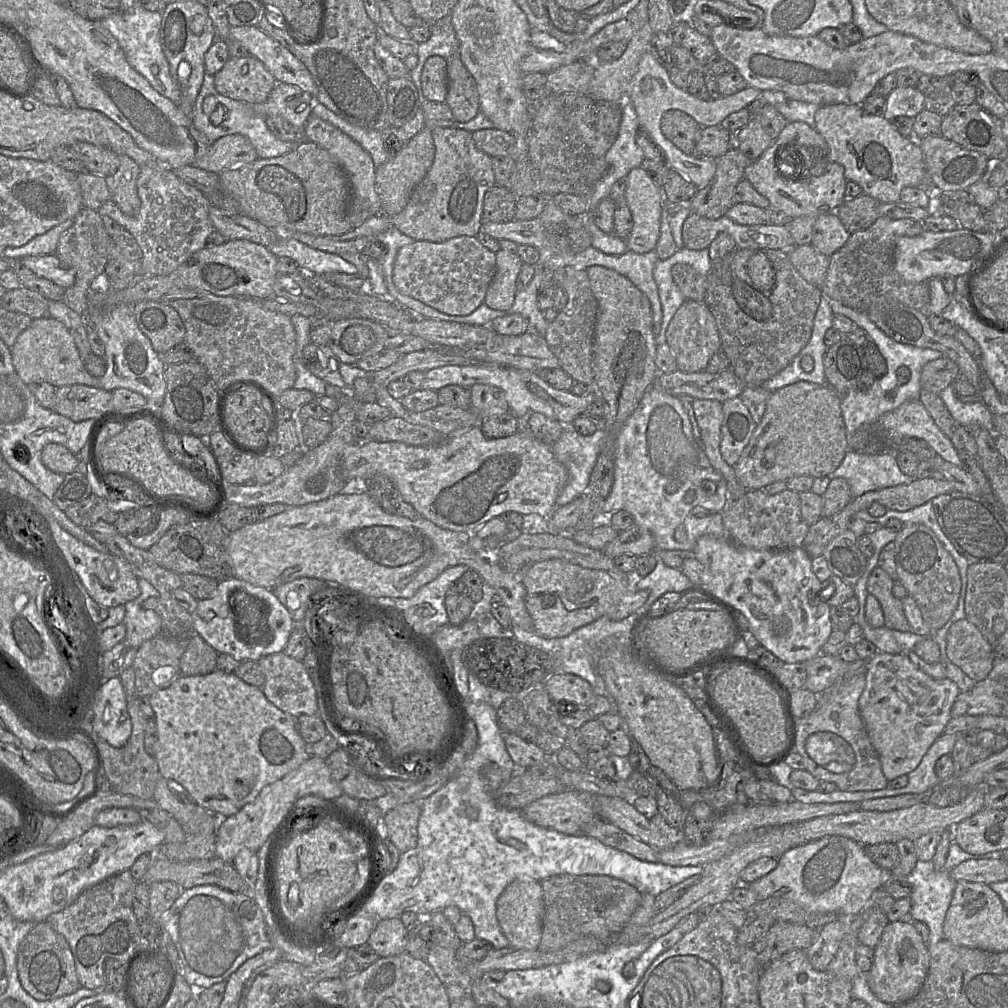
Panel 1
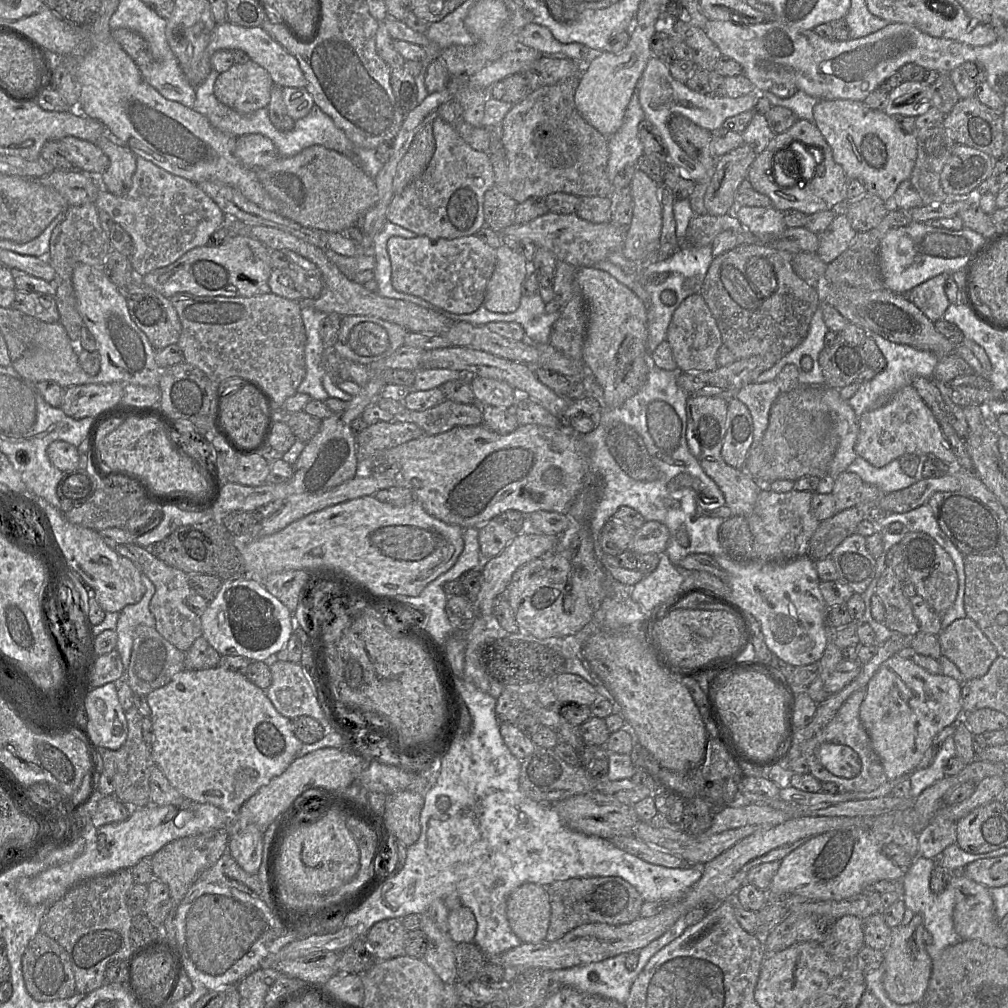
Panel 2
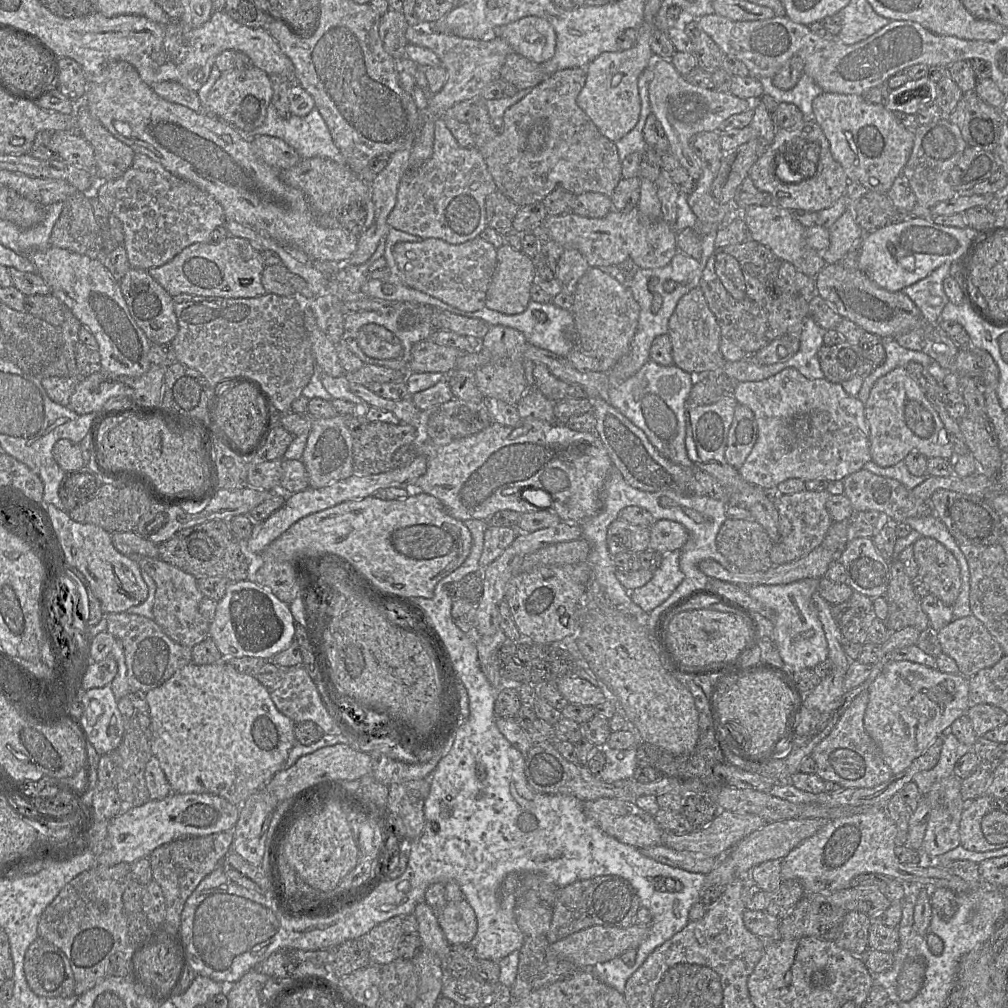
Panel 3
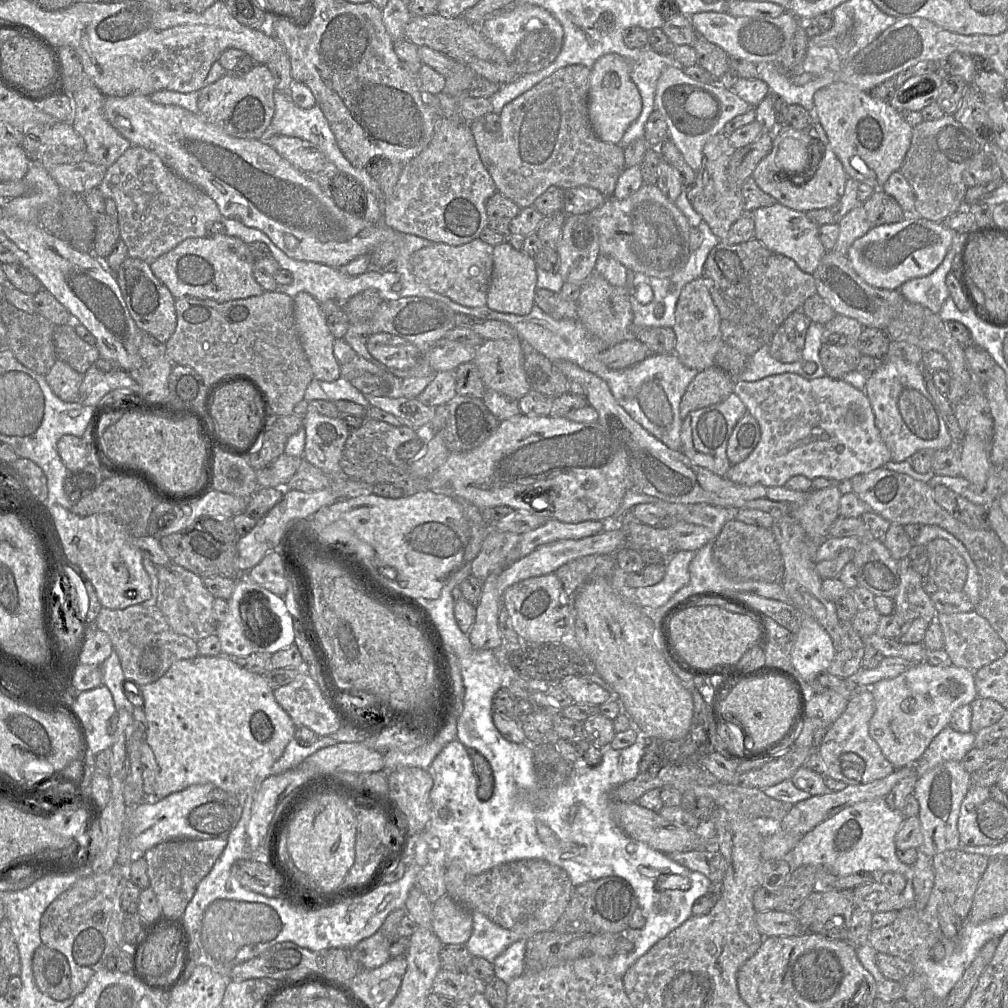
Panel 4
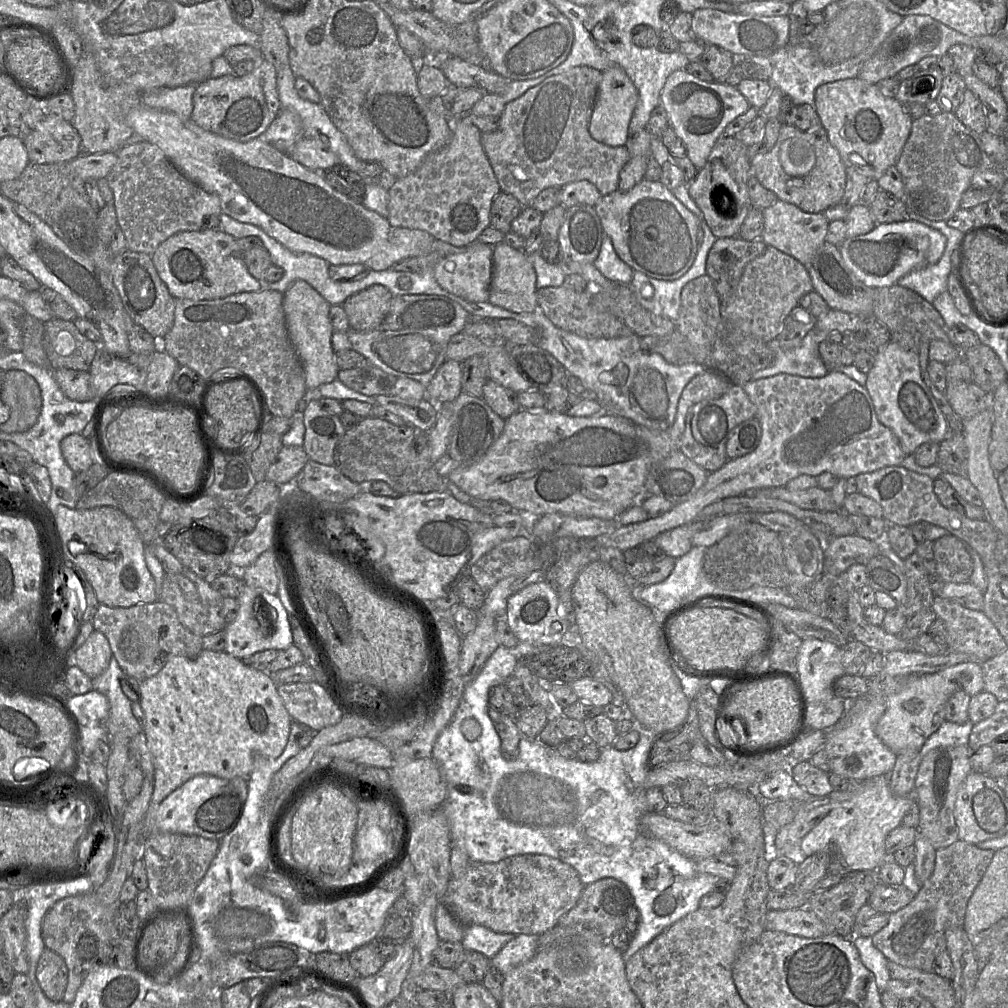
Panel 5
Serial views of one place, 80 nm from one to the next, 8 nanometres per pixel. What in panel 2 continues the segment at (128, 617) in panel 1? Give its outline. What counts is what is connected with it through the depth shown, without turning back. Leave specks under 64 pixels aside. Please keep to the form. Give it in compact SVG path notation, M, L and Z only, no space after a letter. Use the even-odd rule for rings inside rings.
M141 573L141 580L145 586L145 593L142 599L136 604L125 606L119 612L116 625L117 644L115 649L118 651L123 664L123 675L118 679L120 681L127 681L129 661L133 646L133 632L135 628L139 625L155 627L155 619L150 612L149 604L156 589L149 578L143 573Z

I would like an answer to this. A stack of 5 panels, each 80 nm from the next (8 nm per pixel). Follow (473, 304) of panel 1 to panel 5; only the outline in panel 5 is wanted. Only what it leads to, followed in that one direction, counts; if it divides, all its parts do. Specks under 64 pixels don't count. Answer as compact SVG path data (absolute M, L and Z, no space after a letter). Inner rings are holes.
M479 241L460 253L441 258L434 267L437 283L469 302L487 302L492 277L493 246Z

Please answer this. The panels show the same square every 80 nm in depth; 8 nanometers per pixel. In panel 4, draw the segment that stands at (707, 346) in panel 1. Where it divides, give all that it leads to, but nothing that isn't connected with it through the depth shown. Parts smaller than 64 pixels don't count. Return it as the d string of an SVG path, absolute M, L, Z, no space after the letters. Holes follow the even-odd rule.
M702 277L683 287L676 306L675 323L672 327L676 336L674 353L683 365L697 371L715 366L715 356L723 344L720 330L721 320L719 311Z

